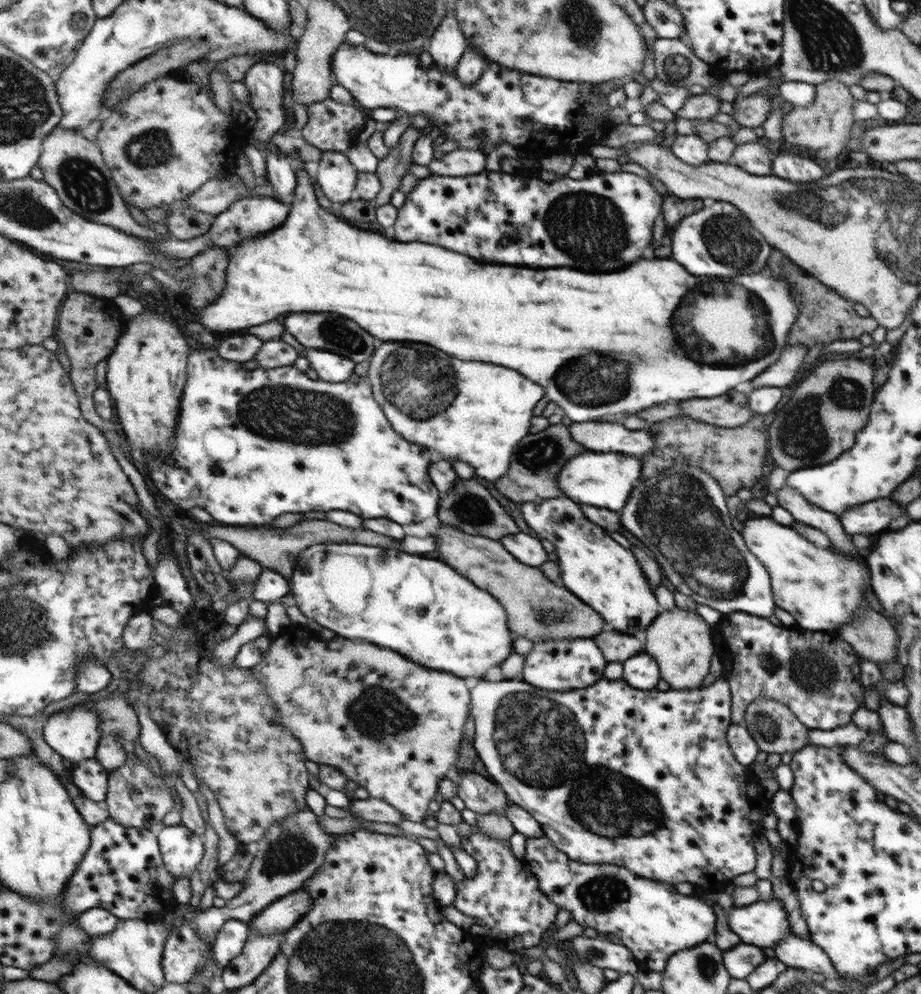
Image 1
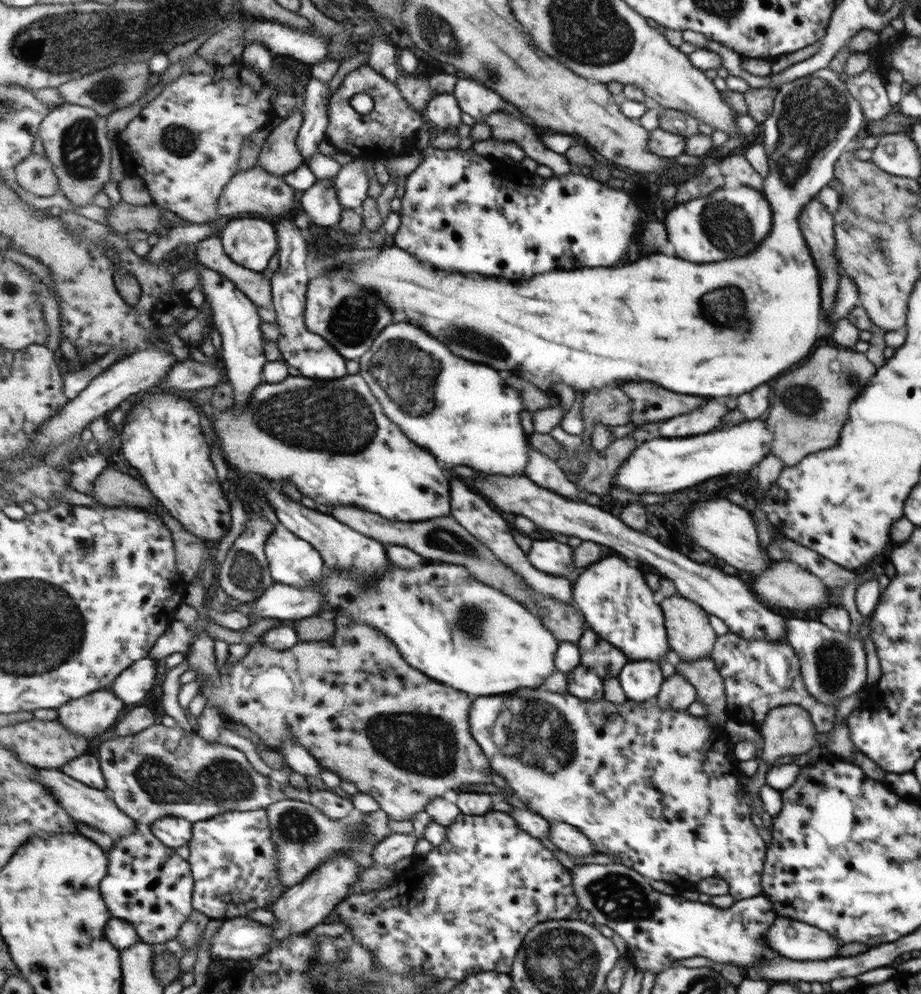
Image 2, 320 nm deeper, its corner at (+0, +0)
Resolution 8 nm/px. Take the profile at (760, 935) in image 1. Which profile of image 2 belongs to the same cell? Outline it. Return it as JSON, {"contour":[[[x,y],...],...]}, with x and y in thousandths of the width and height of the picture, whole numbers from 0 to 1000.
{"contour":[[[844,922],[830,938],[830,947],[839,958],[859,966],[898,966],[909,963],[912,955],[912,948],[896,937]]]}

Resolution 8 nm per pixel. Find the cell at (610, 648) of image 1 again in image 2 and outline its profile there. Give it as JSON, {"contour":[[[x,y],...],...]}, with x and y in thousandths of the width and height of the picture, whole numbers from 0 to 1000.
{"contour":[[[642,633],[633,635],[630,644],[626,644],[624,650],[629,654],[629,668],[635,672],[641,672],[654,685],[658,682],[668,682],[675,671],[683,666],[671,652],[663,650],[648,637]]]}

